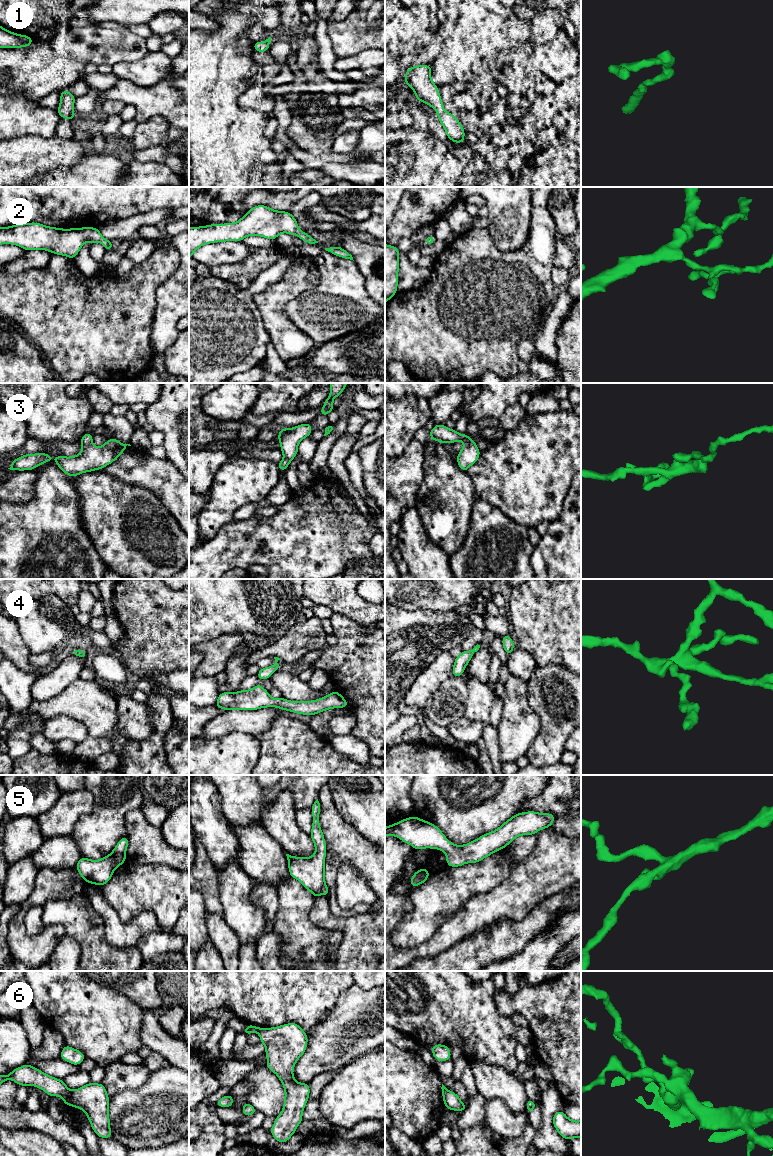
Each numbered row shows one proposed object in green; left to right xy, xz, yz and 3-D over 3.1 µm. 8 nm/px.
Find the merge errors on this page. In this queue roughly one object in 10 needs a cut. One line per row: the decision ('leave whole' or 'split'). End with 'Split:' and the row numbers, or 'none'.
1: leave whole
2: leave whole
3: leave whole
4: leave whole
5: leave whole
6: leave whole
Split: none

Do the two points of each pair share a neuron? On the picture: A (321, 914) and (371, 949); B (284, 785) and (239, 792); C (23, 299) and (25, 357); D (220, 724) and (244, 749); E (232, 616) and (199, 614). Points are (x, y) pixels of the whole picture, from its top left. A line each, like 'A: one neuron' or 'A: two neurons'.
A: one neuron
B: one neuron
C: two neurons
D: two neurons
E: one neuron

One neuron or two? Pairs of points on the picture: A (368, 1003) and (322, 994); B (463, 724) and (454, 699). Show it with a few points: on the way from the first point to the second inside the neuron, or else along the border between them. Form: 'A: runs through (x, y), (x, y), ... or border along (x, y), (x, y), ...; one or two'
A: border along (353, 984), (340, 995), (335, 1006), (325, 1017); two
B: border along (464, 715), (445, 727); two

